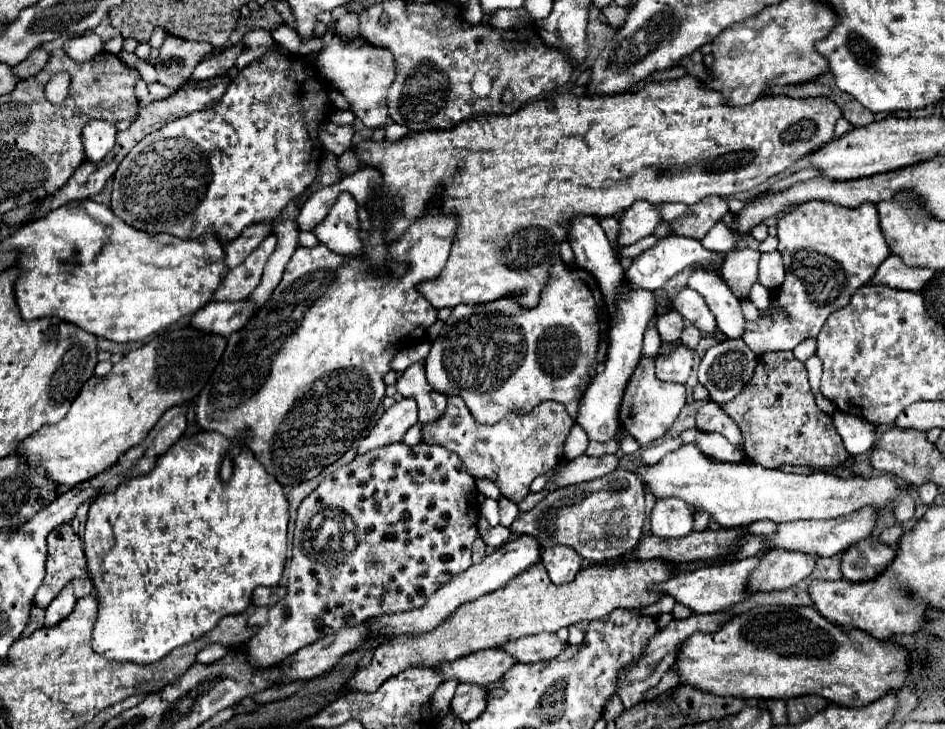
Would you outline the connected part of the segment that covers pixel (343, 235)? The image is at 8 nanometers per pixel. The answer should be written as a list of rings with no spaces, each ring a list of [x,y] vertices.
[[[340,193],[334,207],[328,211],[322,223],[312,231],[328,249],[342,255],[362,253],[362,243],[358,239],[358,215],[356,199],[350,193]]]

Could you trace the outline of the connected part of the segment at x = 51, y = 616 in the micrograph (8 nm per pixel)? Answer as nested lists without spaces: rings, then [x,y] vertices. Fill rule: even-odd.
[[[68,585],[64,591],[58,593],[58,597],[50,603],[50,607],[46,609],[46,627],[54,627],[58,625],[64,617],[68,617],[74,609],[74,603],[76,603],[76,597],[74,597],[74,589],[72,585]]]

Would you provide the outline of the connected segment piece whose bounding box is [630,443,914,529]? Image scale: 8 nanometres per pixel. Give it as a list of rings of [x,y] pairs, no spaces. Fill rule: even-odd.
[[[690,443],[676,451],[666,453],[656,465],[630,459],[632,471],[638,473],[644,489],[654,495],[656,501],[676,497],[690,505],[692,511],[706,511],[712,521],[722,527],[746,527],[760,519],[774,523],[790,523],[800,519],[834,519],[862,509],[864,505],[892,507],[898,523],[914,517],[914,499],[904,495],[890,477],[850,477],[842,479],[836,475],[796,475],[776,469],[766,469],[756,463],[722,463],[710,459]]]

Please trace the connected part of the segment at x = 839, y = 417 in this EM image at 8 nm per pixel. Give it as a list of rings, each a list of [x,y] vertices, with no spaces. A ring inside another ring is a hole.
[[[834,411],[834,427],[838,429],[846,451],[870,451],[876,439],[876,427],[862,417],[850,417],[850,413]]]

